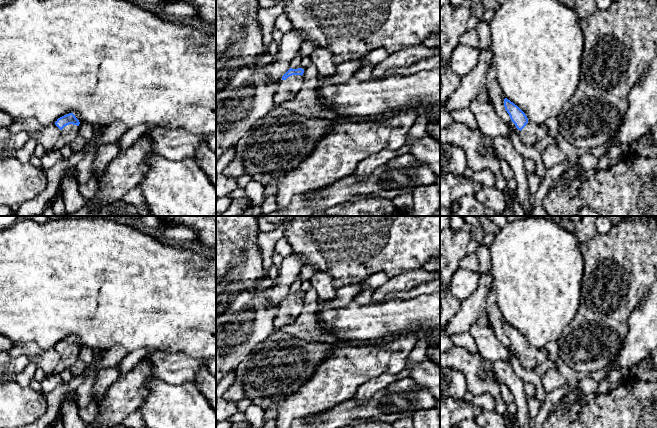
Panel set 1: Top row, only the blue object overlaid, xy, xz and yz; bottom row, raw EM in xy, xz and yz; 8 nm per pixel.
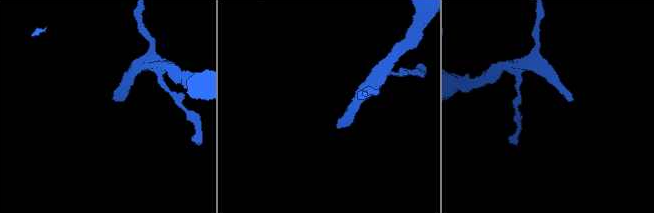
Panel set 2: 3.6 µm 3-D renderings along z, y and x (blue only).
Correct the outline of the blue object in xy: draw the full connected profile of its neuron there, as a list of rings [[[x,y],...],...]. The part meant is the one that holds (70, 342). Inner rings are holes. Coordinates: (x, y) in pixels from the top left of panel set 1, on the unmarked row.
[[[69,337],[57,343],[55,349],[61,354],[61,359],[56,366],[54,373],[59,374],[71,366],[79,359],[79,344],[73,337]]]

